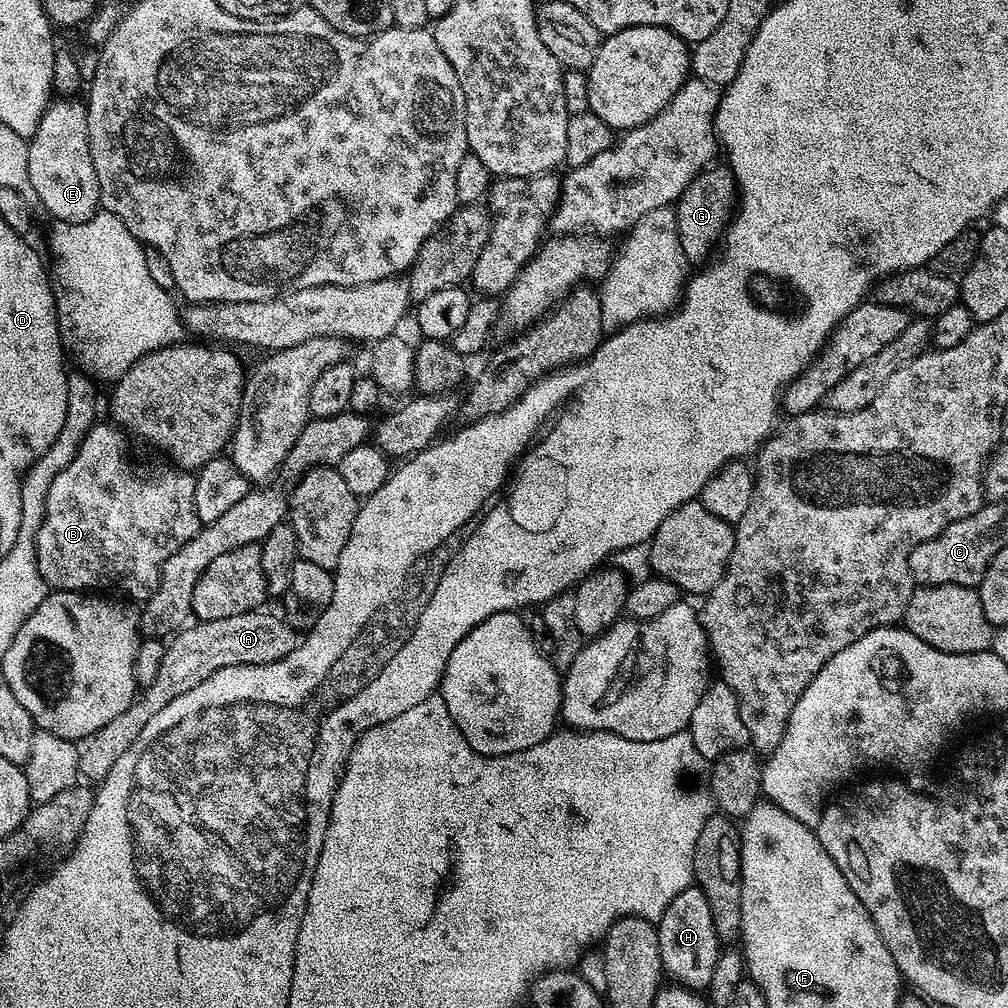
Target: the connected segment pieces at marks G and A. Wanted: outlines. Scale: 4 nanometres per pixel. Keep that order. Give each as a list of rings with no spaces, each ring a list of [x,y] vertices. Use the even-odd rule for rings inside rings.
[[[710,166],[691,180],[675,204],[678,238],[685,260],[690,264],[705,263],[723,241],[725,229],[731,223],[738,200],[736,180],[727,167]]]
[[[264,611],[234,614],[234,618],[201,620],[188,626],[193,626],[193,628],[178,633],[172,641],[169,639],[164,649],[162,667],[158,670],[158,678],[154,678],[152,685],[143,689],[133,700],[132,705],[122,714],[118,714],[118,718],[106,722],[106,726],[102,726],[102,730],[98,730],[93,736],[83,741],[80,748],[80,776],[88,782],[104,780],[106,774],[110,774],[110,770],[114,770],[114,762],[118,762],[118,758],[122,758],[122,754],[126,754],[126,750],[130,750],[130,746],[134,746],[138,734],[142,734],[142,726],[146,726],[146,722],[150,722],[150,718],[154,718],[154,714],[158,714],[158,710],[162,710],[162,706],[166,706],[166,702],[174,702],[174,698],[178,698],[178,694],[186,694],[186,690],[194,690],[194,686],[198,686],[198,682],[202,682],[206,678],[210,678],[210,674],[222,670],[226,666],[278,662],[282,658],[286,658],[286,654],[294,651],[298,643],[297,629],[279,615],[271,616],[270,613]]]

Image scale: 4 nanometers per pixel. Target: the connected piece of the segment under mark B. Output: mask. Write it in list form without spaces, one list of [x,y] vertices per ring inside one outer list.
[[[111,422],[93,424],[92,429],[86,434],[86,438],[82,438],[74,458],[57,474],[54,482],[50,484],[50,490],[46,496],[46,514],[36,535],[38,570],[49,589],[62,592],[87,593],[89,590],[104,590],[100,588],[117,588],[118,591],[125,592],[126,595],[140,600],[139,602],[147,602],[154,594],[154,590],[158,590],[158,582],[160,581],[162,566],[166,562],[166,558],[170,558],[170,554],[174,554],[174,550],[182,550],[182,546],[186,546],[186,542],[190,542],[190,538],[194,538],[194,534],[200,532],[202,525],[198,514],[194,510],[195,475],[191,471],[177,468],[168,462],[152,464],[149,468],[144,464],[135,464],[128,457],[128,443],[130,443],[130,440],[123,428],[118,428]]]

